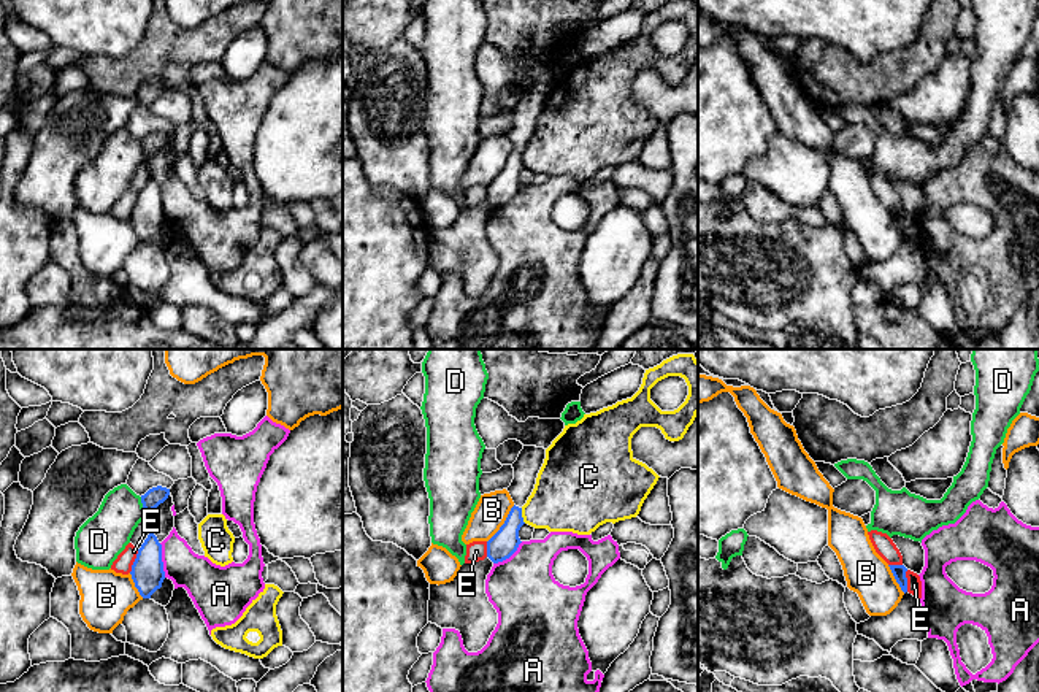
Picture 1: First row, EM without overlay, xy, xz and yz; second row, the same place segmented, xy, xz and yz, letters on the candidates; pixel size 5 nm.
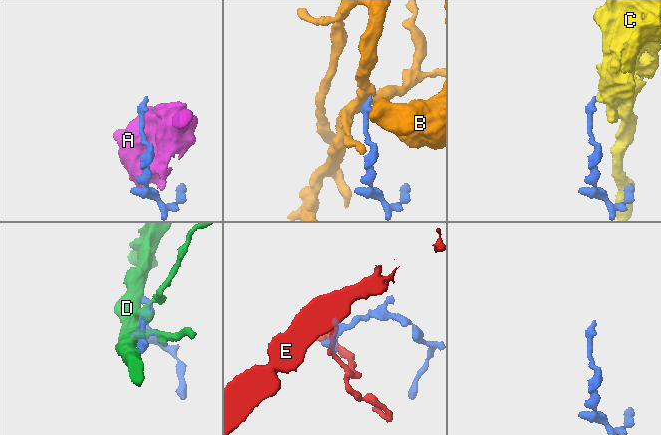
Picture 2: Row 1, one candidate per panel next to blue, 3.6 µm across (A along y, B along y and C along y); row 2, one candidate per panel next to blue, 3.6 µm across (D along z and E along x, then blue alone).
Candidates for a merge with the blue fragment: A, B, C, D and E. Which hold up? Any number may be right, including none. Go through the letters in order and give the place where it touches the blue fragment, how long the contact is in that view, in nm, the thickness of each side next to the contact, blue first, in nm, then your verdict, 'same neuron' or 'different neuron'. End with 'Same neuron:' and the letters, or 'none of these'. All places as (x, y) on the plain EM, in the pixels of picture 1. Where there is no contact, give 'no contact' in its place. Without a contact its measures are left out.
A: contact xy (161, 205); length 180 nm; calibres 160 and 200 nm; different neuron
B: contact xz (503, 169); length 240 nm; calibres 140 and 160 nm; different neuron
C: contact xz (521, 161); length 80 nm; calibres 140 and 340 nm; different neuron
D: contact xy (143, 151); length 110 nm; calibres 120 and 240 nm; different neuron
E: contact xy (135, 205); length 130 nm; calibres 160 and 90 nm; different neuron
Same neuron: none of these

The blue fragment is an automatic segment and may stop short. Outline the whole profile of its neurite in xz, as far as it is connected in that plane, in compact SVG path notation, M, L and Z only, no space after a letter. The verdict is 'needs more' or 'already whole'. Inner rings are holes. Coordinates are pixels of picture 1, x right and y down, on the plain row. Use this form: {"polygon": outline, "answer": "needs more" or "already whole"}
{"polygon": "M523 90L517 105L512 108L514 124L506 135L509 136L514 151L500 175L487 186L487 202L493 208L509 203L522 187L519 183L519 175L525 168L522 151L535 133L544 103L544 92Z", "answer": "needs more"}

